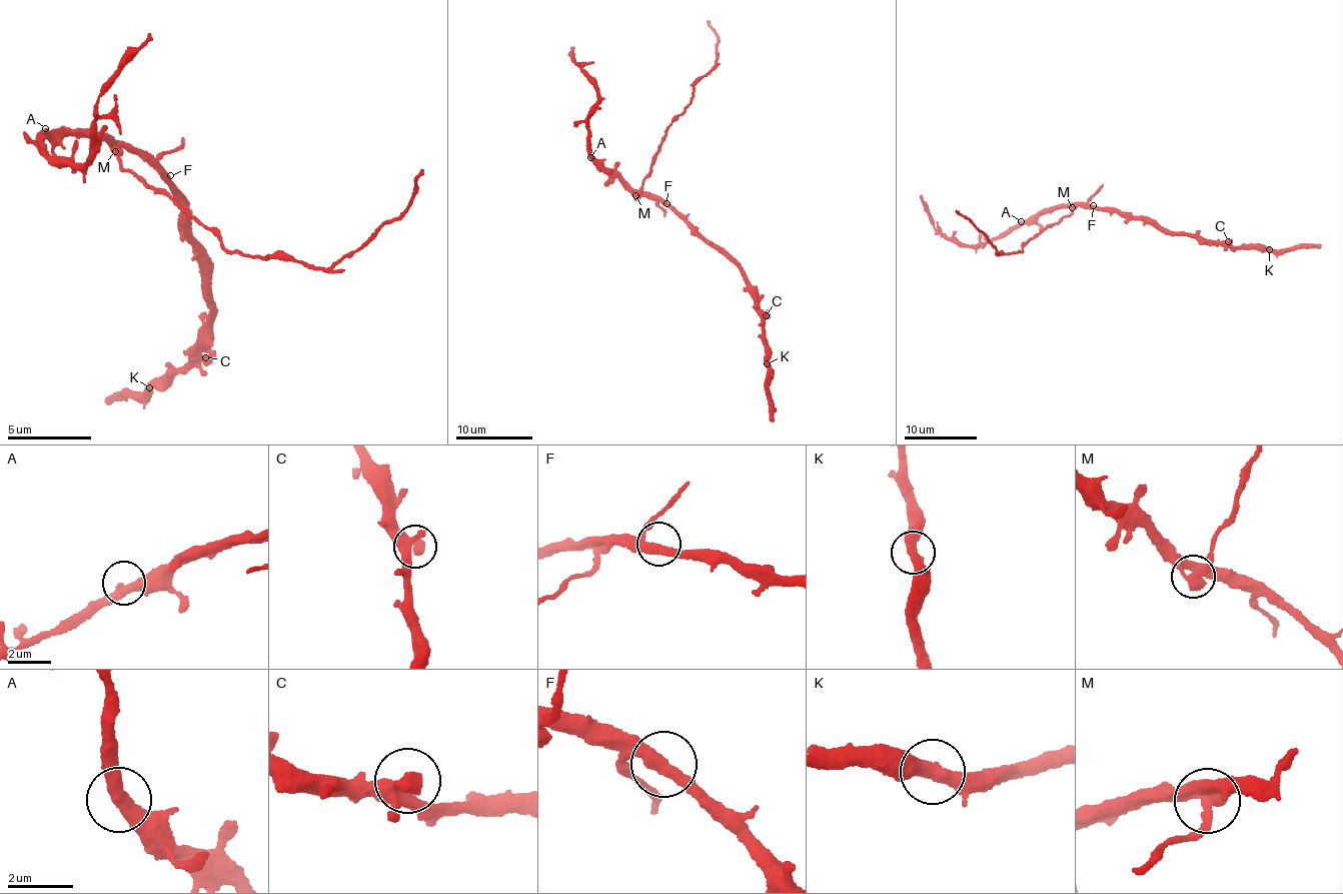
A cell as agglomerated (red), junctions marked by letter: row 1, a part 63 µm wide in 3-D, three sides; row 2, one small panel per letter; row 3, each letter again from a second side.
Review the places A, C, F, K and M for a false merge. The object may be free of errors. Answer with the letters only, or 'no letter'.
M

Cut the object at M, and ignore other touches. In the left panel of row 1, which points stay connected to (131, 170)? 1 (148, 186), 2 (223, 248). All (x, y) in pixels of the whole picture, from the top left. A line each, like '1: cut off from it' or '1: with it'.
1: with it
2: with it

